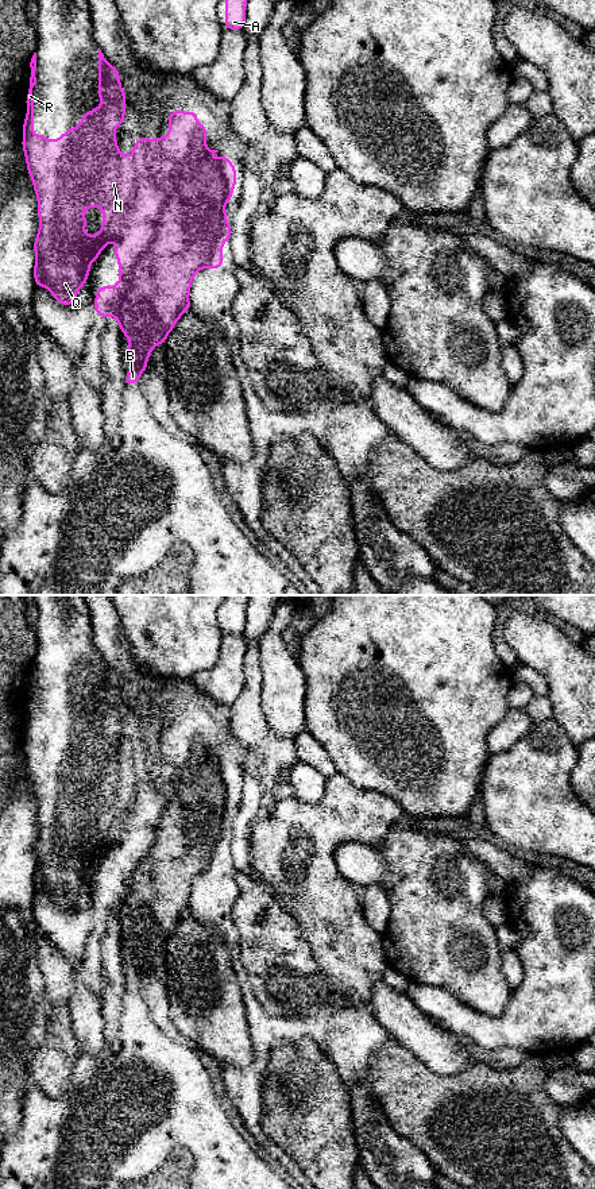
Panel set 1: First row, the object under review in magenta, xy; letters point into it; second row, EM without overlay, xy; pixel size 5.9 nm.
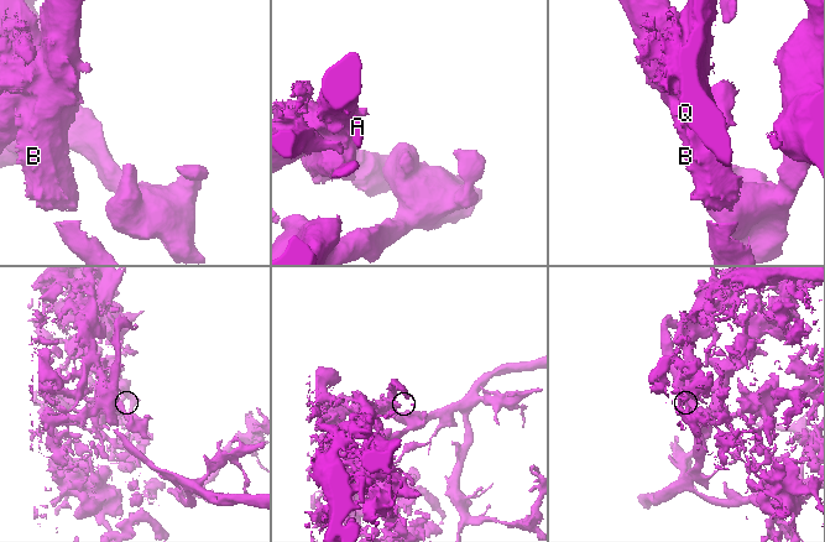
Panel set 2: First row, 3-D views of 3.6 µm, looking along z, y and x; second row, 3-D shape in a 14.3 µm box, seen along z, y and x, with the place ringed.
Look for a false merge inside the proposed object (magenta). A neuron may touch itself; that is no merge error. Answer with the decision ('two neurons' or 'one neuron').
two neurons

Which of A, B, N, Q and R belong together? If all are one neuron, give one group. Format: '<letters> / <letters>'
A N Q R / B

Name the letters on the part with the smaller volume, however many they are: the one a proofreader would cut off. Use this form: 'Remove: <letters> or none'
Remove: B

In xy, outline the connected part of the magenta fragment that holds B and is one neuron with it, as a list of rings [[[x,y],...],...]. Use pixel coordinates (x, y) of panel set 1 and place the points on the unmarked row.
[[[170,717],[169,740],[158,741],[152,756],[136,765],[138,812],[152,815],[152,829],[132,850],[115,849],[119,888],[100,889],[94,902],[98,922],[115,920],[120,937],[131,945],[125,954],[131,969],[124,981],[127,991],[139,988],[151,956],[159,947],[165,949],[175,927],[190,914],[189,899],[197,876],[221,873],[223,848],[231,845],[224,810],[236,791],[236,772],[223,757],[212,767],[212,760],[219,756],[206,752],[206,730],[197,727],[197,722],[197,717]]]

